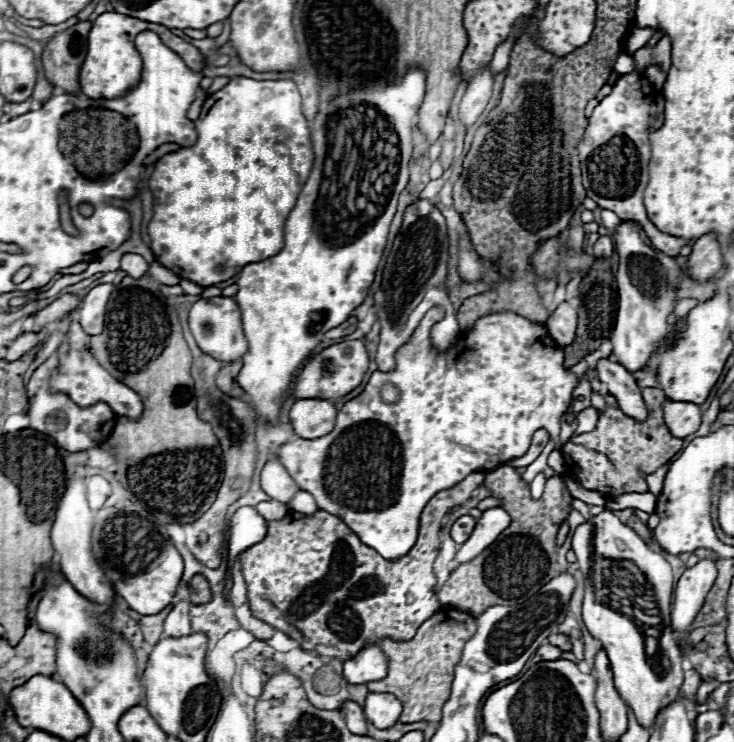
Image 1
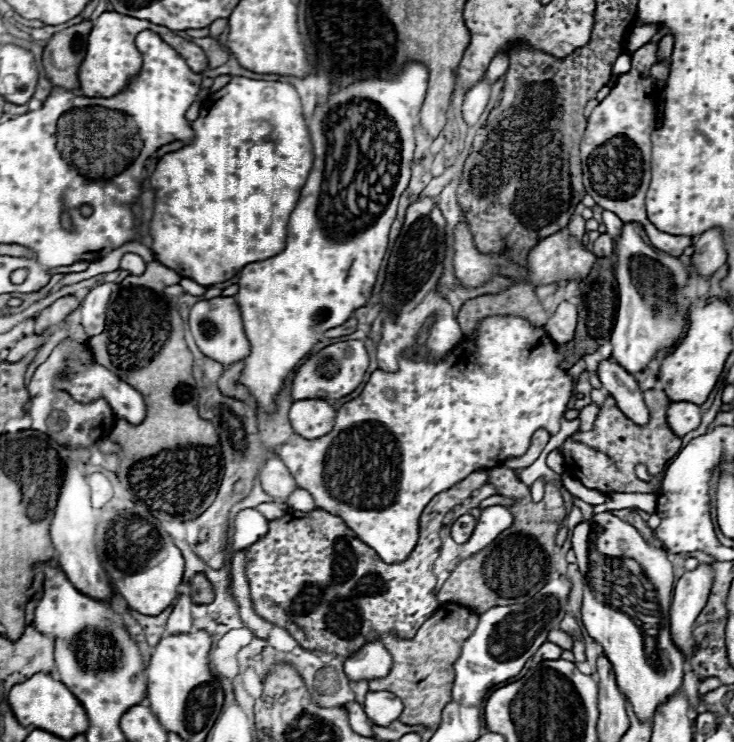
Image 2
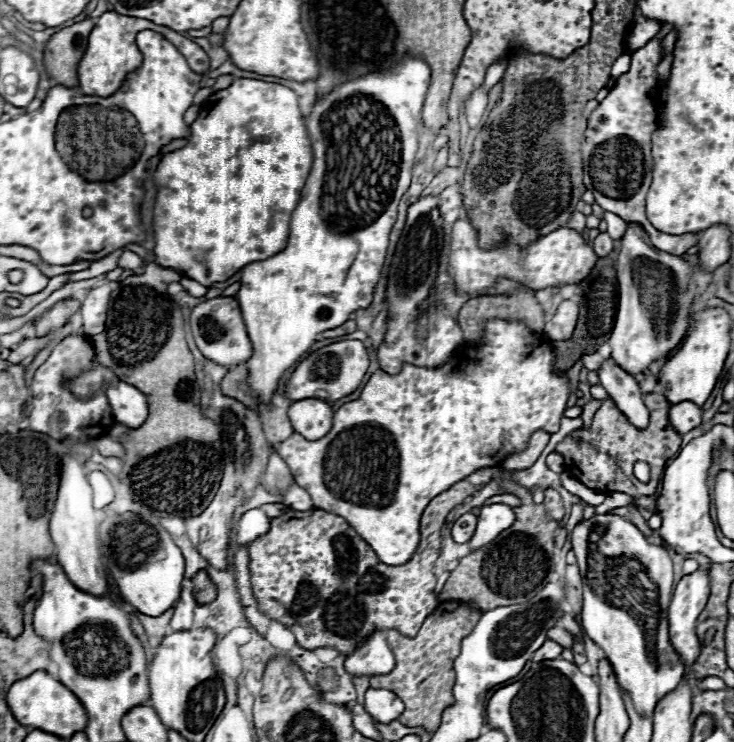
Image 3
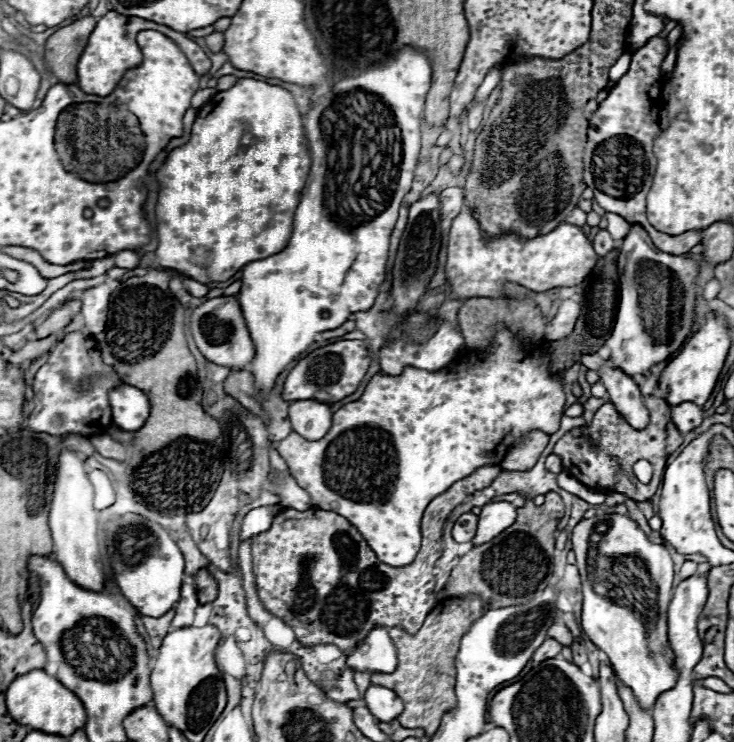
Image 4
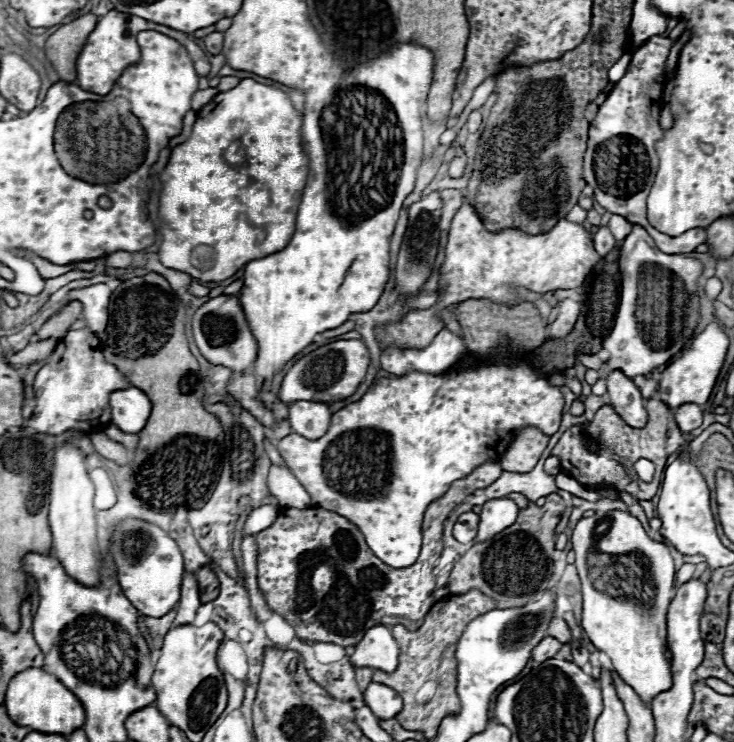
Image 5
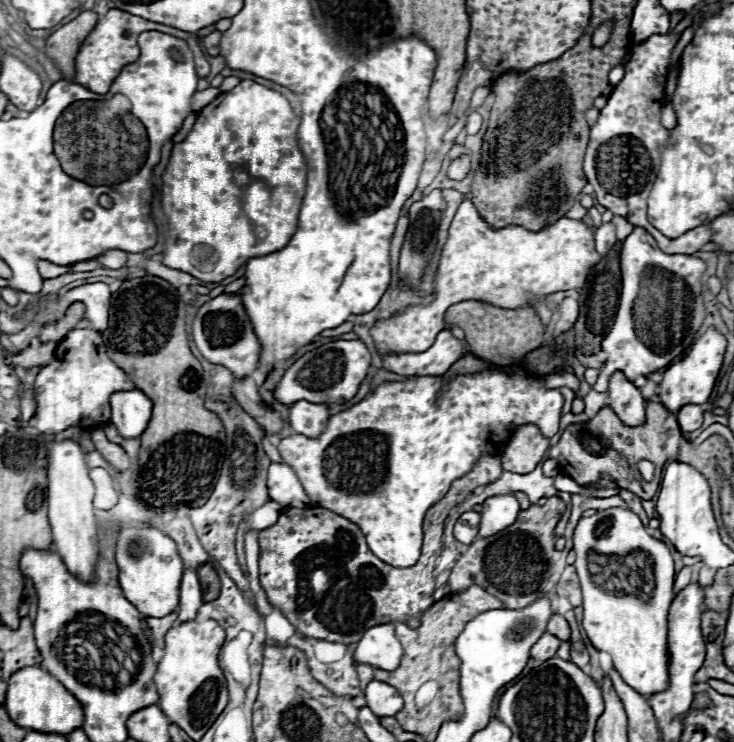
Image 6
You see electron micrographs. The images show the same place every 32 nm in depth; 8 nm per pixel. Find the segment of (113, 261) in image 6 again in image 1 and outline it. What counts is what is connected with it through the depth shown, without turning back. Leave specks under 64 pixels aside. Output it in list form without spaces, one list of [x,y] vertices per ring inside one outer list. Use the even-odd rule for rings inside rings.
[[[124,254],[120,260],[120,270],[124,270],[132,278],[142,278],[148,274],[148,262],[140,254]]]

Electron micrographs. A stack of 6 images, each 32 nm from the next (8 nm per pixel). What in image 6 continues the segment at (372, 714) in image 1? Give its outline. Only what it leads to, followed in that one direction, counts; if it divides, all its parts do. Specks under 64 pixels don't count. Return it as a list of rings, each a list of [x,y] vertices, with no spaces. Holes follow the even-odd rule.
[[[372,680],[368,684],[368,688],[364,690],[368,708],[372,712],[376,712],[376,716],[380,718],[388,718],[388,716],[396,716],[402,710],[402,696],[388,684]]]

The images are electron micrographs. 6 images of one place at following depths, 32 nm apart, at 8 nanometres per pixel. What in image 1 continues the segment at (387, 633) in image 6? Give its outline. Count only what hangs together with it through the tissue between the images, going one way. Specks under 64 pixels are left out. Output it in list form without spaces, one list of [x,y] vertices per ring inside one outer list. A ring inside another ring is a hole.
[[[378,644],[362,648],[356,656],[344,662],[344,678],[348,684],[368,684],[386,676],[386,656]]]

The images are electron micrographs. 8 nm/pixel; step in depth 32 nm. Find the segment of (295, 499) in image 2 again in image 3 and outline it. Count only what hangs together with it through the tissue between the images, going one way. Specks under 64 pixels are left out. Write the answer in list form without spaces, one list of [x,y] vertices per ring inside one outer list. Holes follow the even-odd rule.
[[[292,484],[290,490],[284,494],[284,504],[286,504],[288,508],[300,510],[300,512],[306,512],[306,510],[312,510],[312,508],[314,508],[310,494],[308,494],[304,488],[296,486],[296,484]]]

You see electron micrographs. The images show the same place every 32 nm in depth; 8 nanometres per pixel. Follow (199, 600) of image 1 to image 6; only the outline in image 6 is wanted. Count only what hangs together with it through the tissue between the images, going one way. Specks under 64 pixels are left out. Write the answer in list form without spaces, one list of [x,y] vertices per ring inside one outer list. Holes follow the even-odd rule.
[[[208,562],[208,564],[200,566],[196,572],[198,572],[198,576],[200,576],[202,600],[204,600],[204,602],[212,602],[212,600],[216,600],[216,596],[220,594],[220,578],[218,578],[218,574],[214,572],[212,564]]]

